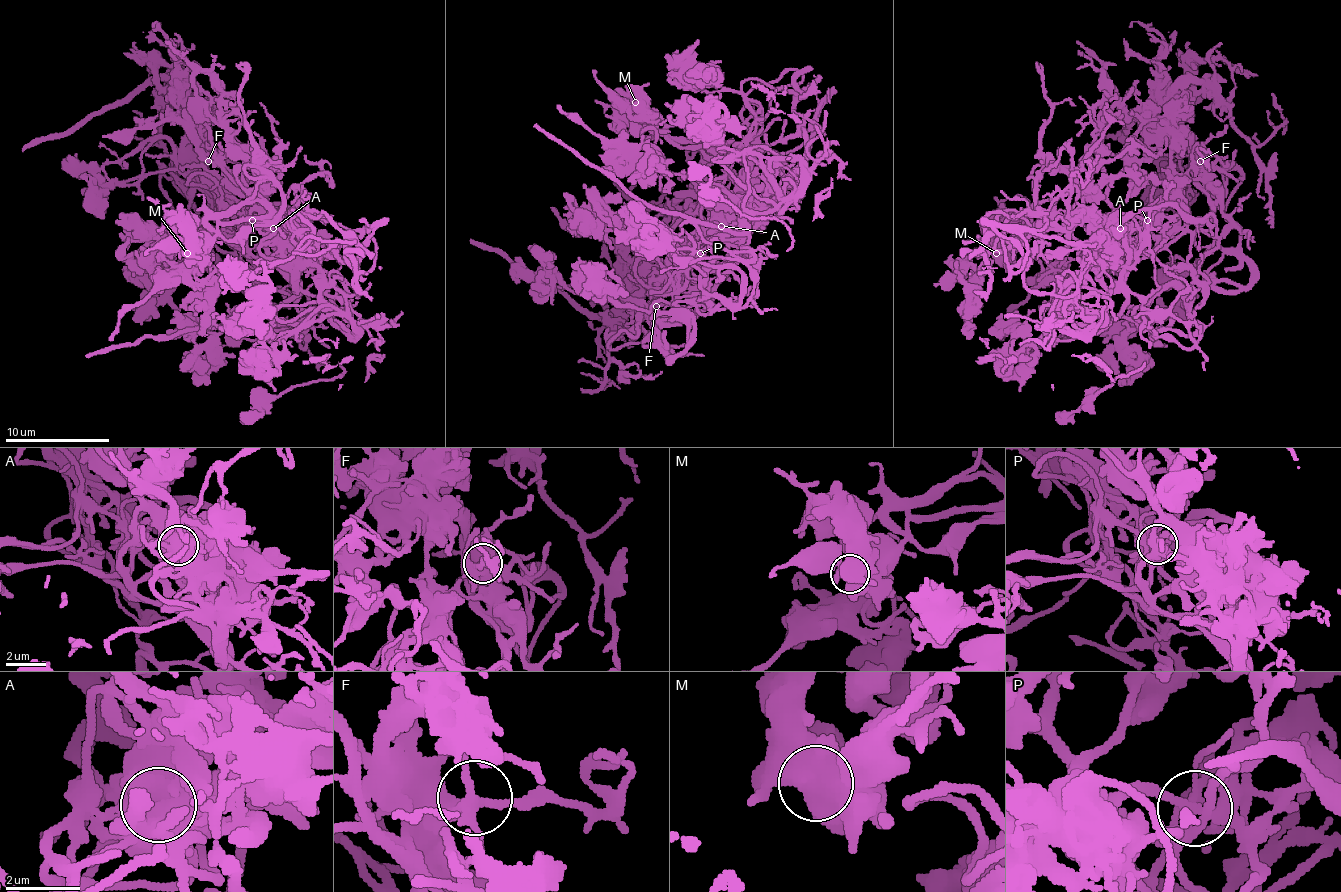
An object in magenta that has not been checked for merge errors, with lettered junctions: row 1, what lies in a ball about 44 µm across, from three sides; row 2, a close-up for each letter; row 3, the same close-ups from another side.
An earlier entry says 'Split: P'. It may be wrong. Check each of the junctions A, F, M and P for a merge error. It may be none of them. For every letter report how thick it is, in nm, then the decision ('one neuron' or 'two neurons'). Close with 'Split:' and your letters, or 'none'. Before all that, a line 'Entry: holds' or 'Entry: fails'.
Entry: fails
A: calibre 1000 nm; two neurons
F: calibre 380 nm; one neuron
M: calibre 900 nm; one neuron
P: calibre 320 nm; two neurons
Split: A, P

